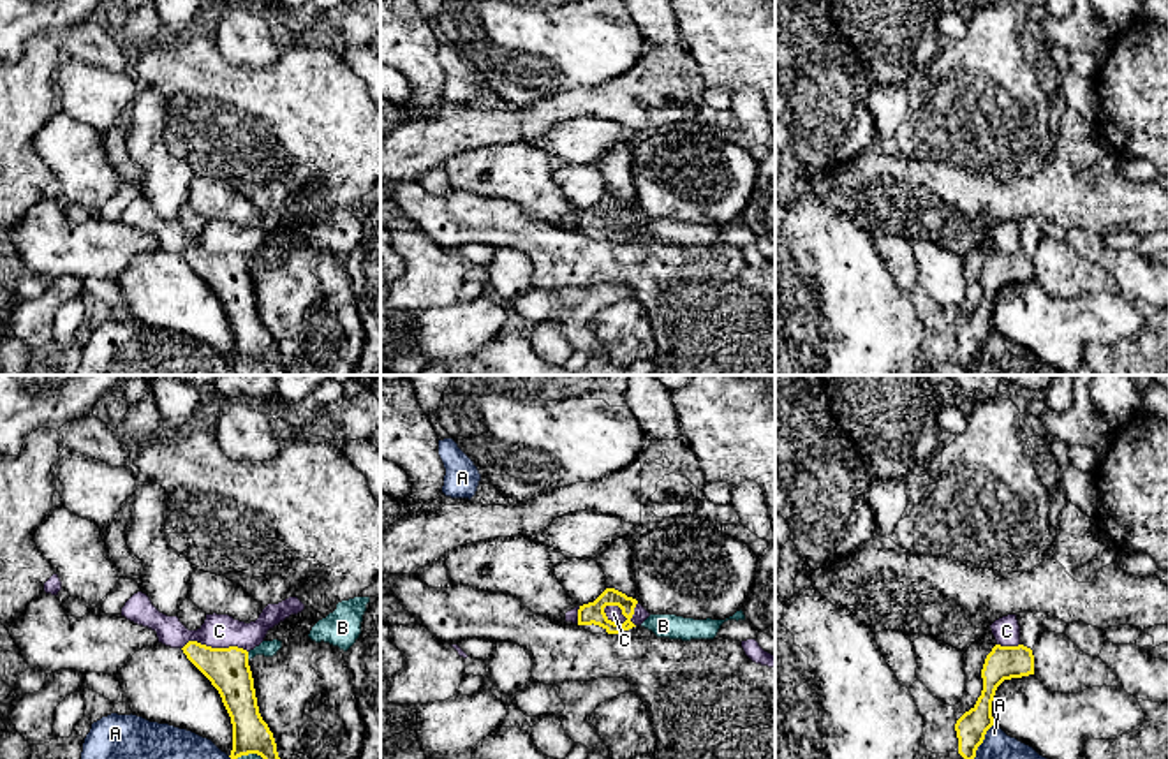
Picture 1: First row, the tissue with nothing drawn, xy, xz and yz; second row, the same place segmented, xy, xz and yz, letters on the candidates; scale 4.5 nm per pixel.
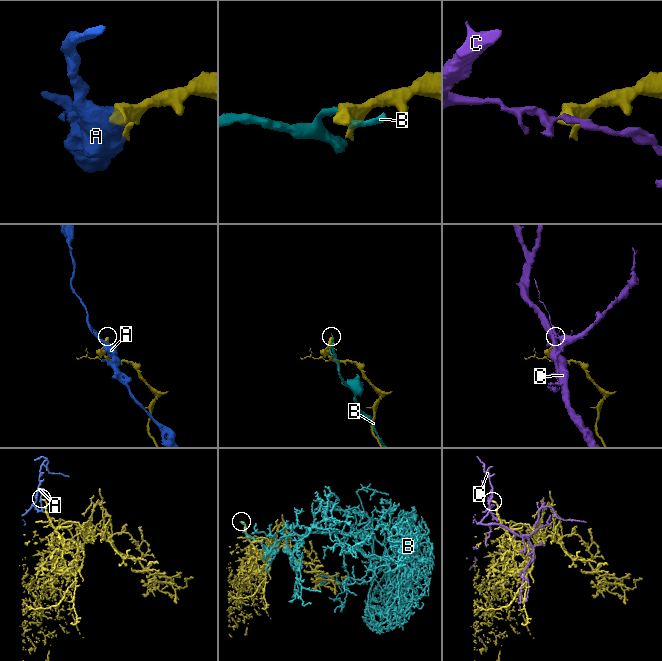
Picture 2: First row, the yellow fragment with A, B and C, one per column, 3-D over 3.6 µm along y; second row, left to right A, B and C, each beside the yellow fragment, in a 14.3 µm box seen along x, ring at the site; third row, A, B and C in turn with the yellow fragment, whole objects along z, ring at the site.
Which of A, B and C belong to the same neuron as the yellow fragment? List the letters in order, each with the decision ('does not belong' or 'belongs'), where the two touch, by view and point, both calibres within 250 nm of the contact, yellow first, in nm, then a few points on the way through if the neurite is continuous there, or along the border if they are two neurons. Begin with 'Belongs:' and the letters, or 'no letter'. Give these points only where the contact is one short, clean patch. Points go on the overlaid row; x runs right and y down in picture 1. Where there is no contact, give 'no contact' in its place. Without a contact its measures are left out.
Belongs: no letter
A: does not belong | yz (983, 738) | 140/130 nm
B: does not belong | xy (247, 655) | 200/80 nm
C: does not belong | xz (626, 620) | 100/70 nm | along xz (638, 603), (633, 615), (622, 622), (613, 622), (603, 611)

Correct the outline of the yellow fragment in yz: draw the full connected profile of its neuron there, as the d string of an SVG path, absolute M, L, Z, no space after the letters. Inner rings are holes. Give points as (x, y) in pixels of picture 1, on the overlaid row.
M1038 611L1016 613L1016 620L1020 625L1020 645L995 645L987 655L981 669L981 696L978 697L976 704L969 711L965 711L955 724L958 754L964 759L976 757L976 750L983 743L987 731L995 724L992 717L992 701L997 687L1004 680L1034 674L1032 648L1045 632L1043 620L1046 616L1046 613Z

